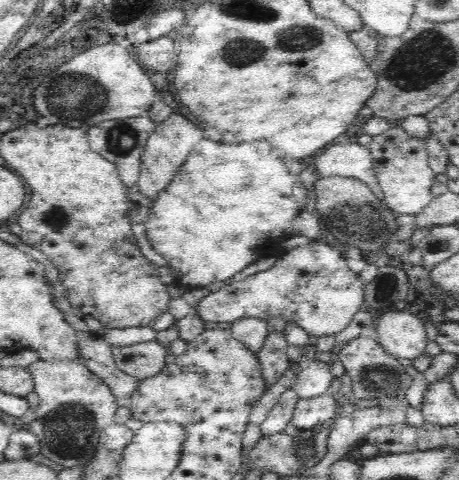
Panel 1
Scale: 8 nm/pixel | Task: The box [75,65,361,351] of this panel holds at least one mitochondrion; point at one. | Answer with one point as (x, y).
(120, 139)

